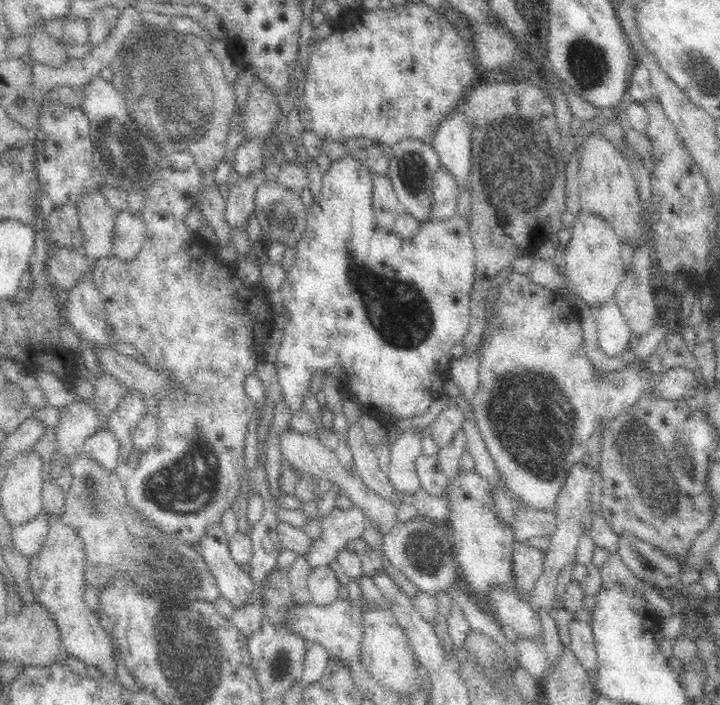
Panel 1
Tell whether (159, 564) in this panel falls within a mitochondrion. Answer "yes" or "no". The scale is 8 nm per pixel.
yes

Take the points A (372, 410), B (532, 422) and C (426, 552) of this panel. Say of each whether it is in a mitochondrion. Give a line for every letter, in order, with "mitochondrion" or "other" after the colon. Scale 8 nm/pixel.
A: other
B: mitochondrion
C: mitochondrion

